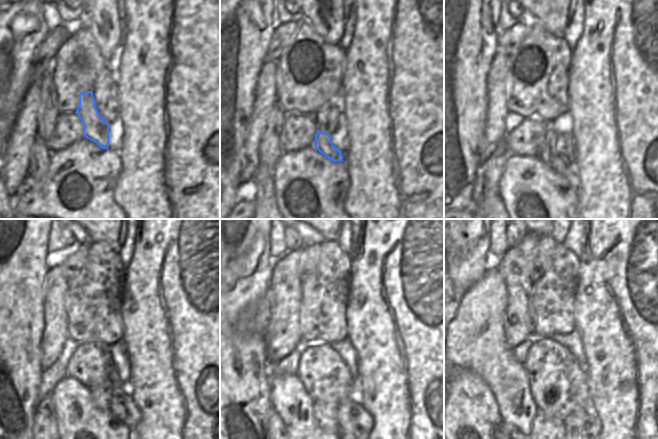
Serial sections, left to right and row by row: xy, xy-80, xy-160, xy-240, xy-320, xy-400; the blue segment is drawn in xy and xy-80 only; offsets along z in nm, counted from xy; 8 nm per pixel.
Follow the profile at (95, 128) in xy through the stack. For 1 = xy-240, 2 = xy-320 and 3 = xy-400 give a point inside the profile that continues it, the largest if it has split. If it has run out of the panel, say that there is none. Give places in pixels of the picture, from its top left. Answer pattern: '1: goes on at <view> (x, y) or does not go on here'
1: goes on at xy-240 (123, 407)
2: goes on at xy-320 (353, 420)
3: goes on at xy-400 (578, 422)

